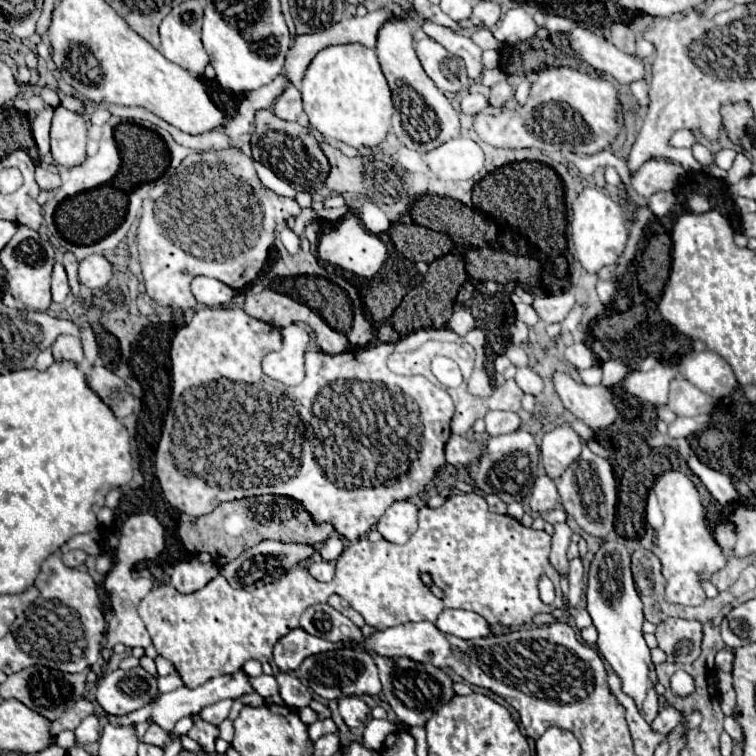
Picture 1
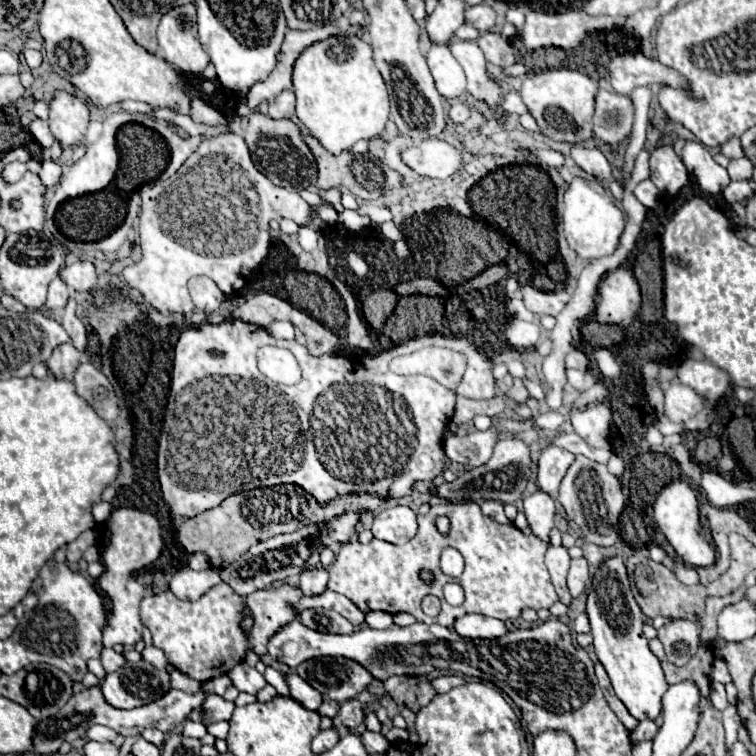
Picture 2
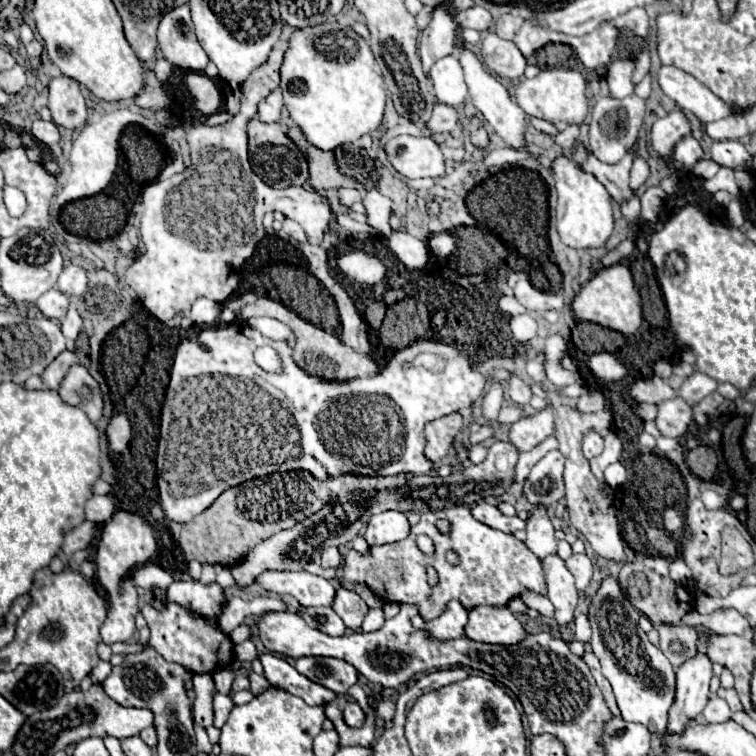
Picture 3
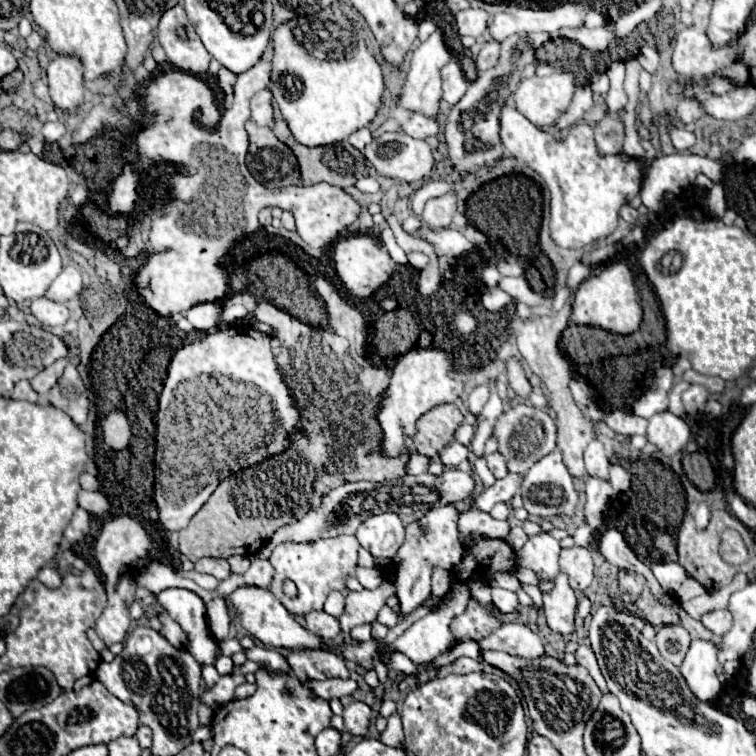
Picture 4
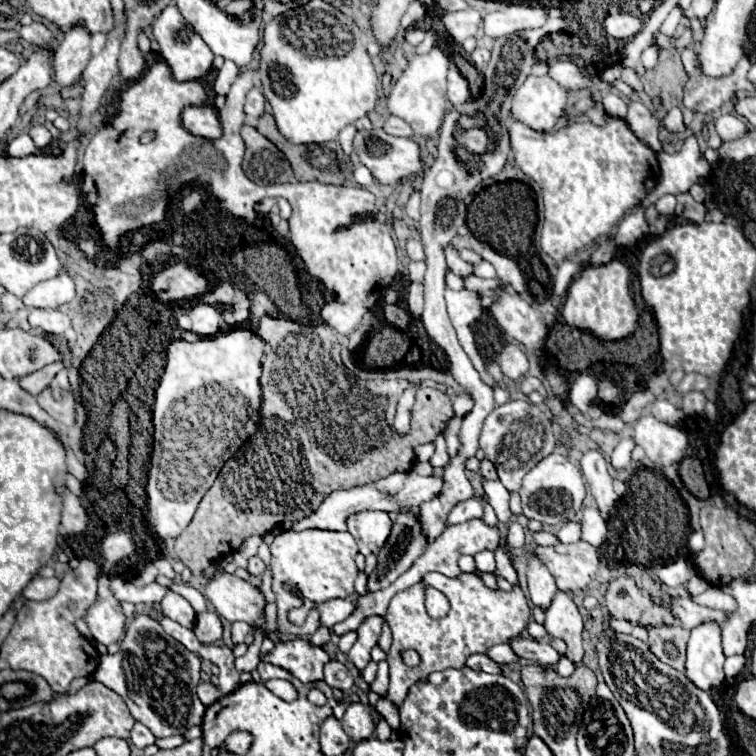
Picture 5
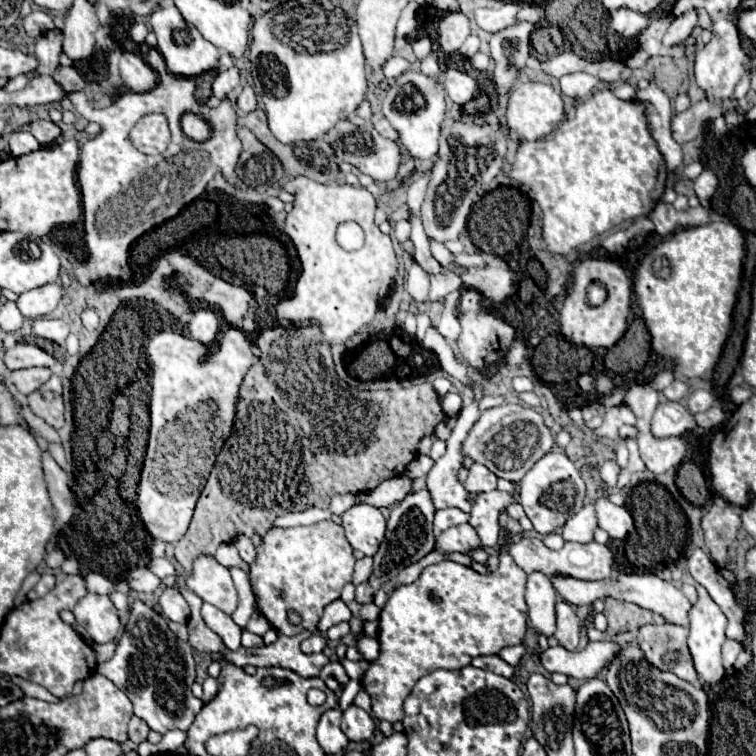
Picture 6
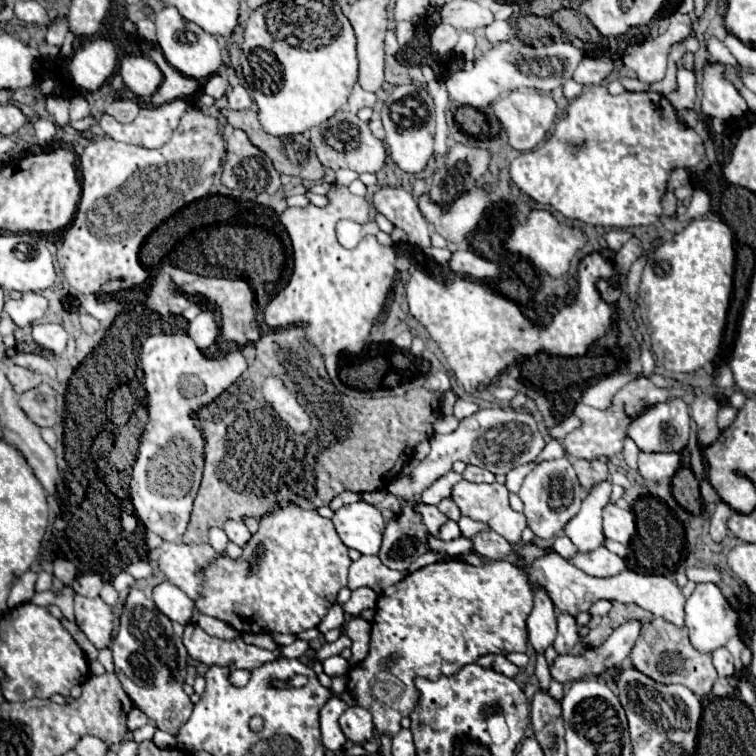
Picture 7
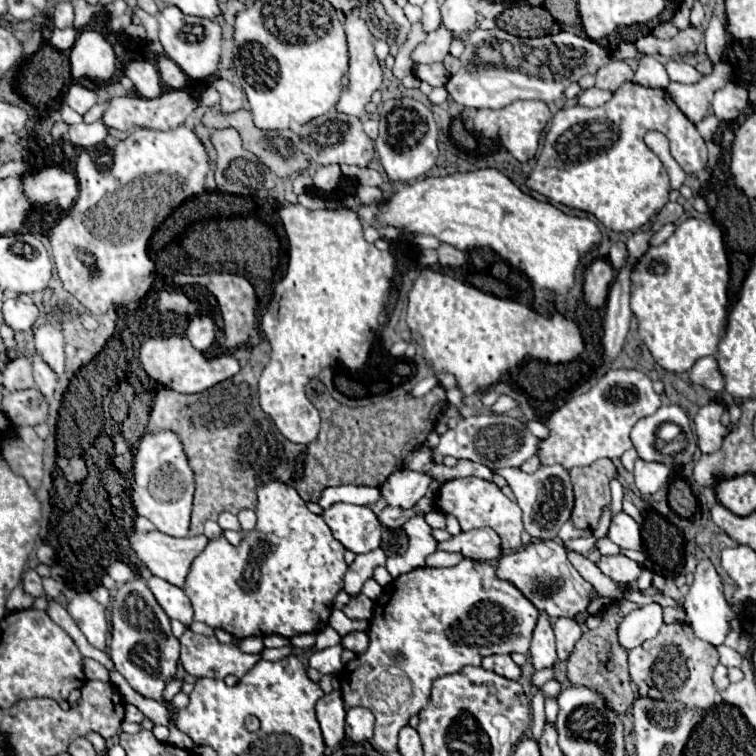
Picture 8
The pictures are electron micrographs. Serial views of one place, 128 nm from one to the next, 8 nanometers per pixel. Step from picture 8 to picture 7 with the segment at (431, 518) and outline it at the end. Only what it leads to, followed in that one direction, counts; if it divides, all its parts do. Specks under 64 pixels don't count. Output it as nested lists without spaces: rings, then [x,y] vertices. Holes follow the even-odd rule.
[[[446,522],[442,528],[440,528],[440,538],[442,540],[456,540],[456,538],[460,538],[462,536],[462,532],[460,532],[460,528],[458,528],[458,524],[456,522]]]

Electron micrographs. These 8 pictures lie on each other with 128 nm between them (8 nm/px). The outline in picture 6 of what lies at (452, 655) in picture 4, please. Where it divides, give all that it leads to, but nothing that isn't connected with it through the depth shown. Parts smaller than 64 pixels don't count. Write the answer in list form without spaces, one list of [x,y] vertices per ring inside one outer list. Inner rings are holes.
[[[516,644],[516,646],[506,646],[506,648],[502,648],[498,656],[500,656],[504,662],[508,662],[510,666],[518,666],[520,660],[522,660],[522,656],[524,656],[524,652],[526,652],[526,646],[524,646],[524,644]]]

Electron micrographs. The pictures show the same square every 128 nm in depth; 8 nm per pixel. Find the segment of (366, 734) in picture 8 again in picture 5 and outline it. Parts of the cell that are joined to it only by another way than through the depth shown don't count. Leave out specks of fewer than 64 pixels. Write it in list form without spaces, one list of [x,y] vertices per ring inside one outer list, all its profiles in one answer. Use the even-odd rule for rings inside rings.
[[[354,702],[344,712],[342,728],[354,742],[360,742],[360,740],[366,740],[374,734],[376,718],[374,718],[374,714],[368,706],[364,706],[360,702]]]

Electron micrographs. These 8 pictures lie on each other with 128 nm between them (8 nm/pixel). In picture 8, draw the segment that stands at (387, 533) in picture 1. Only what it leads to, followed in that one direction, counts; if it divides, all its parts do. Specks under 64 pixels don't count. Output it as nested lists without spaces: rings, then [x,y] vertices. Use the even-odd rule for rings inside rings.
[[[334,504],[324,510],[322,518],[330,526],[334,538],[354,554],[366,554],[382,544],[382,524],[368,506]]]

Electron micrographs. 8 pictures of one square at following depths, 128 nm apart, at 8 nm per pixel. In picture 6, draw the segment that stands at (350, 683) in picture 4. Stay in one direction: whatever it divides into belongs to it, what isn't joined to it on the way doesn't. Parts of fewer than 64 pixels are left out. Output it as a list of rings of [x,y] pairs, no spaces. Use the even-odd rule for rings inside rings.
[[[338,660],[328,662],[328,664],[322,668],[319,677],[322,680],[326,680],[326,678],[336,678],[342,686],[346,686],[346,684],[350,682],[350,678],[348,678],[348,674],[346,674],[342,662],[338,662]]]

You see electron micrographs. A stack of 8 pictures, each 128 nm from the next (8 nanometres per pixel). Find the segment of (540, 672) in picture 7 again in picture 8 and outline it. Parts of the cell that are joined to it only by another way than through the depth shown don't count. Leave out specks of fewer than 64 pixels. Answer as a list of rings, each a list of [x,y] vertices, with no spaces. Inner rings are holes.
[[[538,690],[532,698],[532,716],[534,716],[534,722],[532,722],[532,734],[534,734],[534,740],[540,738],[542,734],[542,728],[544,728],[544,694],[542,690]]]

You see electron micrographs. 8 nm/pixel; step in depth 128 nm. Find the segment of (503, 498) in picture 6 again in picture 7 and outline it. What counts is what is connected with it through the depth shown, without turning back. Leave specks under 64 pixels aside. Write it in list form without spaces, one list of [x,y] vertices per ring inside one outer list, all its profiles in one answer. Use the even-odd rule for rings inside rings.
[[[536,462],[526,464],[526,466],[520,466],[520,468],[514,468],[514,470],[510,470],[510,472],[506,474],[506,478],[508,478],[508,490],[510,490],[512,494],[518,494],[518,492],[520,492],[522,480],[524,480],[524,476],[534,468],[534,464],[536,464]],[[462,516],[460,522],[458,522],[458,526],[460,526],[460,530],[462,530],[462,536],[466,536],[466,538],[474,538],[476,534],[490,530],[490,526],[488,526],[486,522],[472,520],[472,518],[468,518],[468,516]]]

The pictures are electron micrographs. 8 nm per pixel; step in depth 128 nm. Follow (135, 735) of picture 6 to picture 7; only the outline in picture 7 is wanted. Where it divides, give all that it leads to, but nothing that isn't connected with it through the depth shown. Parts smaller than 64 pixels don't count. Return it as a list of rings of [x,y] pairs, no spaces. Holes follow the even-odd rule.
[[[132,708],[132,712],[128,714],[128,730],[134,732],[134,730],[146,726],[146,724],[148,724],[148,718],[138,708]]]

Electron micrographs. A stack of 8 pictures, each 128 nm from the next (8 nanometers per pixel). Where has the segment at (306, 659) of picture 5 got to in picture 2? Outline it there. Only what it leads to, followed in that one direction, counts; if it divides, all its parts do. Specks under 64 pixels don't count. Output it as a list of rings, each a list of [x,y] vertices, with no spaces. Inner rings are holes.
[[[342,656],[306,660],[296,668],[296,674],[304,678],[312,688],[316,688],[322,696],[328,696],[336,702],[356,698],[374,682],[374,676],[362,664]]]

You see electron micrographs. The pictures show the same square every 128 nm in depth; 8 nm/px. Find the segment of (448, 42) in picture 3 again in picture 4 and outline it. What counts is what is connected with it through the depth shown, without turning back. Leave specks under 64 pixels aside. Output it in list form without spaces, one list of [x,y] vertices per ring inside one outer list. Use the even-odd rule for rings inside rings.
[[[436,28],[436,32],[432,32],[428,36],[426,42],[422,42],[414,52],[412,52],[412,60],[410,60],[410,70],[406,76],[406,82],[402,86],[400,92],[400,104],[408,110],[416,110],[422,112],[426,116],[436,116],[438,108],[440,108],[440,68],[444,64],[448,64],[452,58],[452,54],[448,52],[444,38],[442,38],[442,30]]]

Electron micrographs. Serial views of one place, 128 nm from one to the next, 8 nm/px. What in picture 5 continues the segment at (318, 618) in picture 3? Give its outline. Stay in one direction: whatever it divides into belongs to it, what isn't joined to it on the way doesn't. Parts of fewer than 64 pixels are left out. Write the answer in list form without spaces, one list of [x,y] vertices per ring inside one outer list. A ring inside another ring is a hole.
[[[318,626],[318,630],[312,634],[310,638],[310,644],[316,644],[316,646],[326,646],[330,642],[330,636],[332,636],[332,630],[326,628],[326,626]]]

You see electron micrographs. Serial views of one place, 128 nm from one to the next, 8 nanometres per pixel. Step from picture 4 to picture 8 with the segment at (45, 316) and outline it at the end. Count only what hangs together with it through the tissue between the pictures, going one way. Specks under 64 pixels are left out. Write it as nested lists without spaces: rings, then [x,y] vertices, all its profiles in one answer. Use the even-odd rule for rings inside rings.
[[[52,324],[38,326],[34,330],[34,342],[36,342],[36,352],[44,358],[44,362],[54,372],[60,374],[64,370],[64,336],[62,336],[62,332]]]

